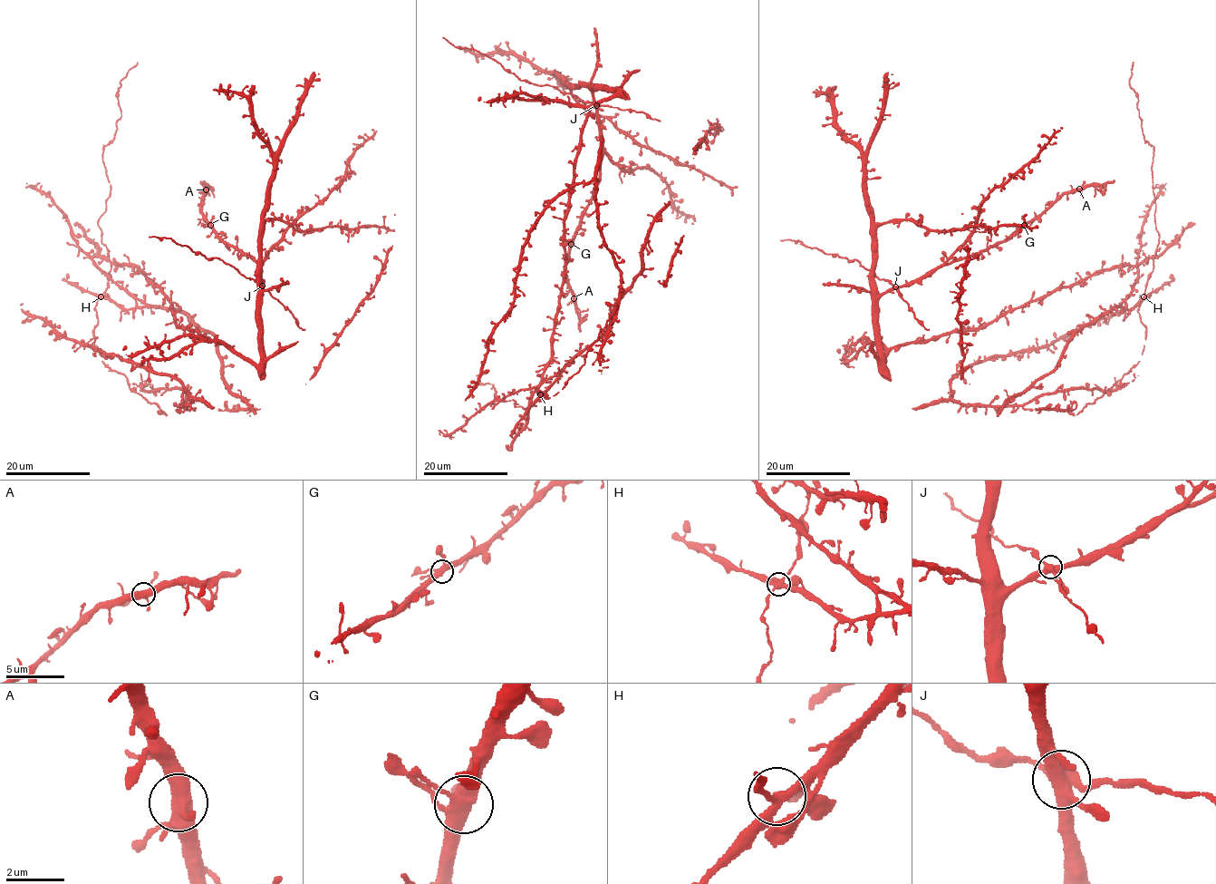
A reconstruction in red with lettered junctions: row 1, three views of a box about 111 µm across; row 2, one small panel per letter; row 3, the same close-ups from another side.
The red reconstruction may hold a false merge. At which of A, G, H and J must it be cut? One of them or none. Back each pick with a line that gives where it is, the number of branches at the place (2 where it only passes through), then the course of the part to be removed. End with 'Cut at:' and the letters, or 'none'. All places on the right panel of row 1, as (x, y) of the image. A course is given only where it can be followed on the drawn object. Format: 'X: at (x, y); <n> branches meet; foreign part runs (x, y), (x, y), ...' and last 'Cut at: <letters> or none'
Cut at: none

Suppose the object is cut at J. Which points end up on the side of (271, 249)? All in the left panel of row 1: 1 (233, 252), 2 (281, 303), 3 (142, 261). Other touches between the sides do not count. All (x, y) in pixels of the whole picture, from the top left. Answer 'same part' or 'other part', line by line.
1: same part
2: other part
3: same part

